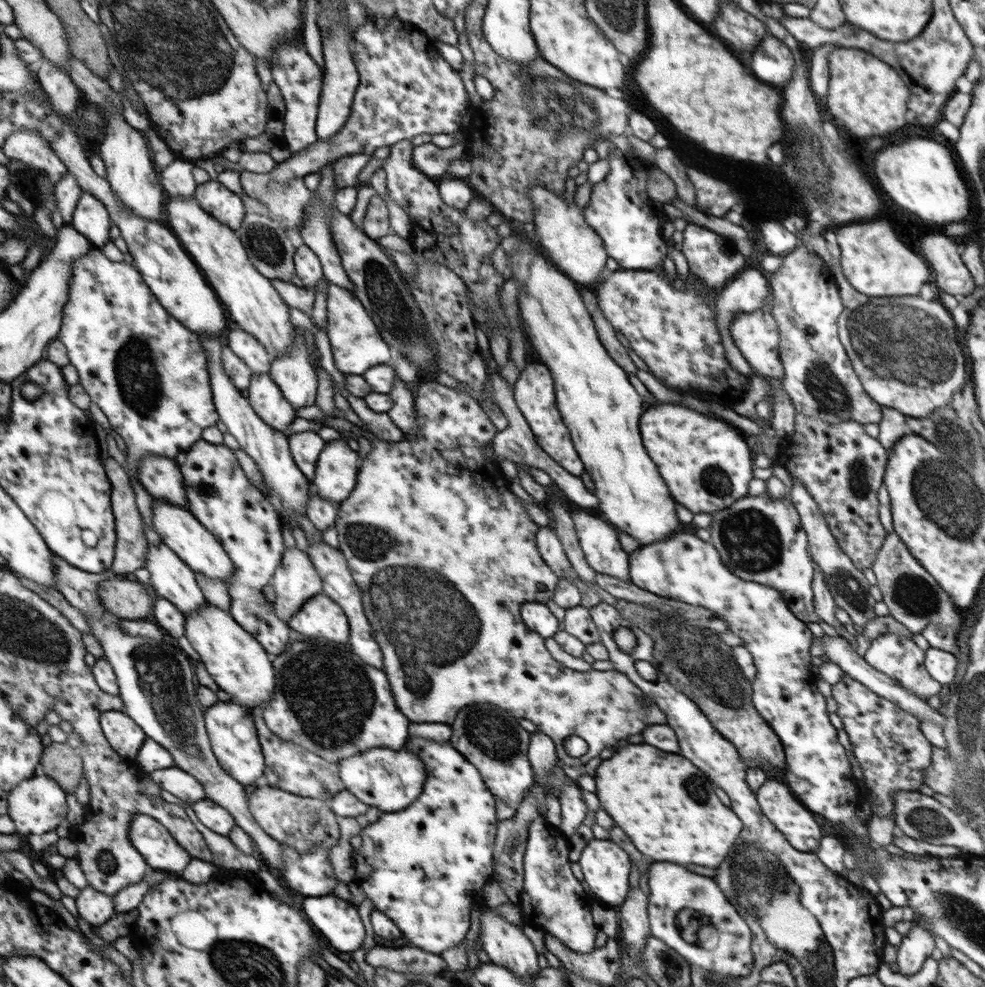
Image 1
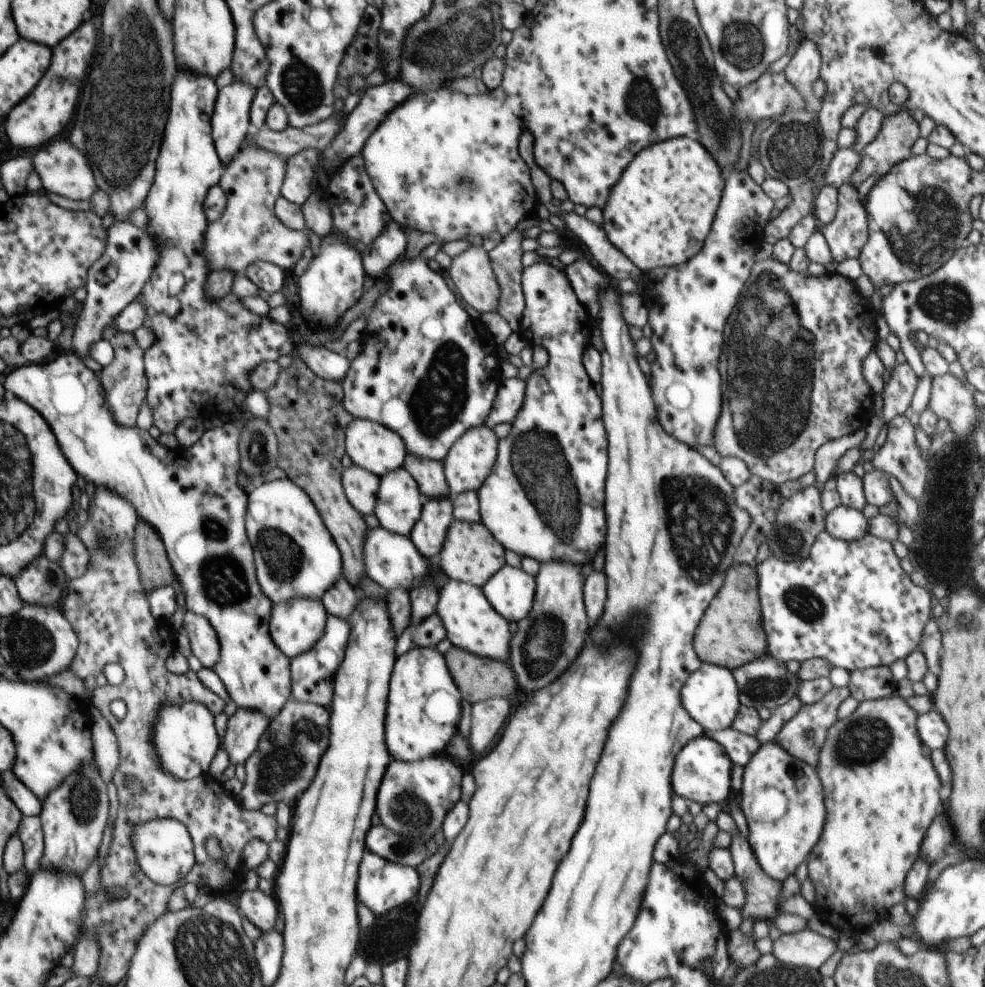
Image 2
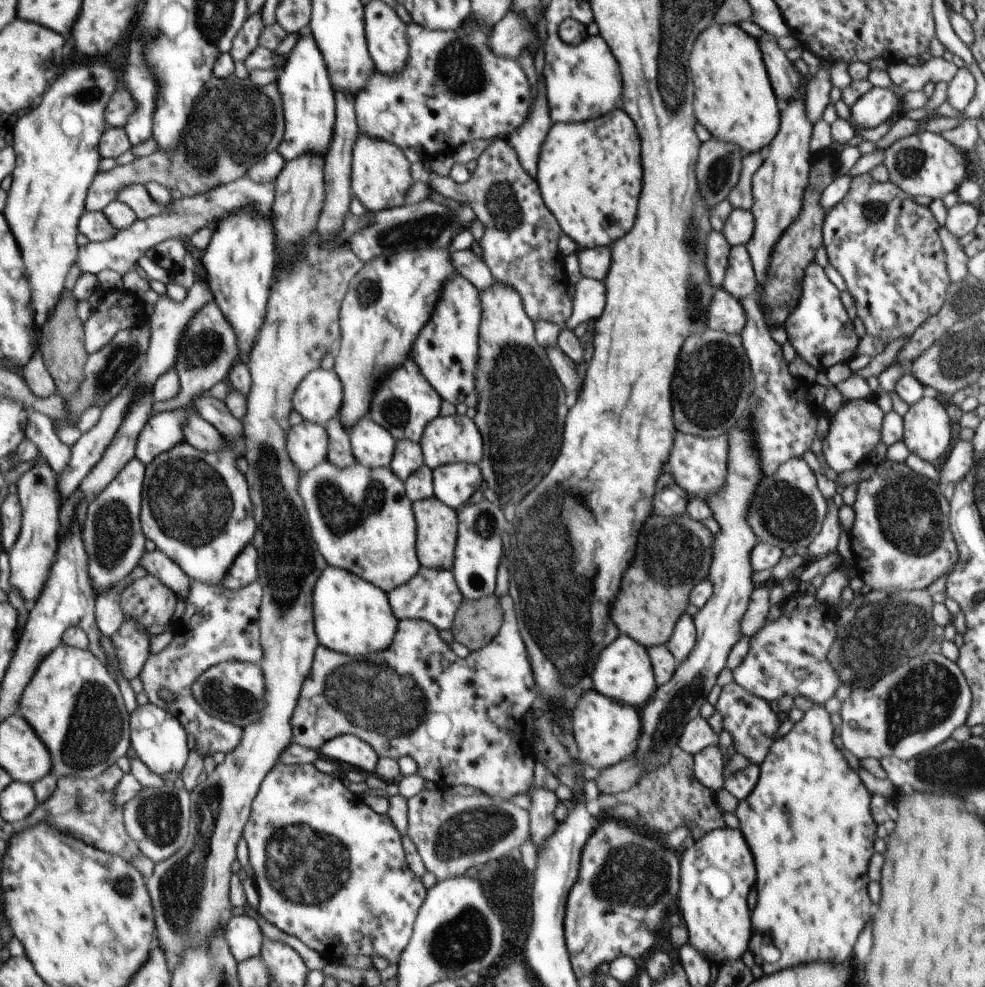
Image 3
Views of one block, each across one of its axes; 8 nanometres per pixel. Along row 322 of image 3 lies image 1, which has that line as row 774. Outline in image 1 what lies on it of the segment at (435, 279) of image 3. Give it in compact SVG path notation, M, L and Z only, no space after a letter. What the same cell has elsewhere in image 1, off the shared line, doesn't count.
M372 748L368 752L358 753L352 757L347 757L339 762L339 775L345 788L350 791L358 800L361 800L369 807L374 806L382 812L398 812L404 810L406 806L410 806L421 794L423 784L425 783L426 772L424 772L424 764L406 750L388 750L388 748Z

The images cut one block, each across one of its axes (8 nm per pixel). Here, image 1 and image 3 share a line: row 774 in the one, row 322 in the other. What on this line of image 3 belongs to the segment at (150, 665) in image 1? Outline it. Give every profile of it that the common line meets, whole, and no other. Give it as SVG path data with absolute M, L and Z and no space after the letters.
M214 302L204 305L192 319L190 326L185 332L181 341L182 347L179 347L180 354L177 358L176 369L180 373L182 380L180 392L176 397L167 401L154 401L151 404L151 414L161 413L162 411L176 410L186 407L189 401L192 401L199 395L206 394L214 384L220 380L224 381L228 370L232 368L234 360L238 358L238 337L233 325L226 320L225 313Z

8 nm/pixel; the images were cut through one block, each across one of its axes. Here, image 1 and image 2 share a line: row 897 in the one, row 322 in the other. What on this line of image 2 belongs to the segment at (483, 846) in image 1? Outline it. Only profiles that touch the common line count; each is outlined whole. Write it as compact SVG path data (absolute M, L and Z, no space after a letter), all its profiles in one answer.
M405 255L402 256L386 270L383 279L386 282L386 292L382 292L378 296L376 304L370 310L369 315L367 315L368 322L366 322L362 336L359 338L362 351L350 363L348 374L346 374L344 382L341 383L344 395L344 408L354 418L361 417L362 419L371 420L389 428L392 432L397 432L404 440L407 454L442 463L444 458L446 458L447 452L452 448L452 444L471 428L484 426L490 410L494 408L494 400L496 400L496 395L498 394L497 390L503 379L501 361L497 354L498 345L495 343L491 333L484 327L481 319L471 318L468 312L462 308L462 304L456 300L454 292L446 284L442 271L431 269L428 266L428 261L424 260L422 256L418 255L412 258L412 260L408 260Z

